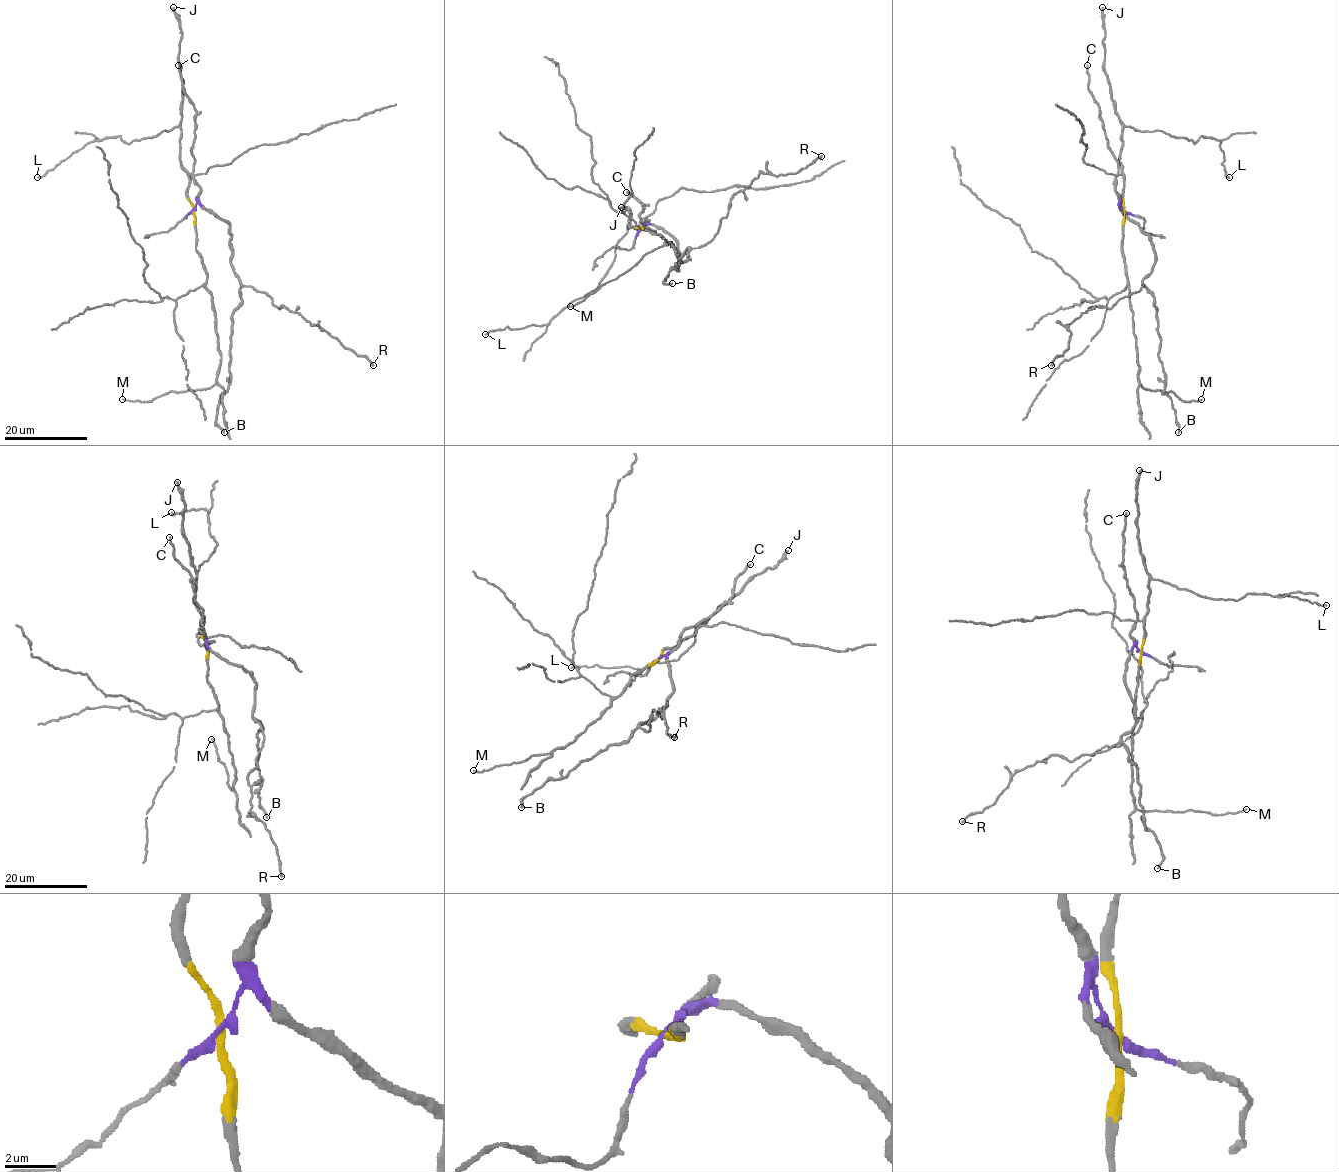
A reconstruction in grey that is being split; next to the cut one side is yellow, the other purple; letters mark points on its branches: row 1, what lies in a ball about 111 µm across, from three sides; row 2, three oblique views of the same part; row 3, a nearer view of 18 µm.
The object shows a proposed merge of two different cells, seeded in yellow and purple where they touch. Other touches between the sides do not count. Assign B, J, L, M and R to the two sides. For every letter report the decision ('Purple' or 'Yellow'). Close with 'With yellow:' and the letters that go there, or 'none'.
B: Purple
J: Yellow
L: Yellow
M: Yellow
R: Purple
With yellow: J, L, M

